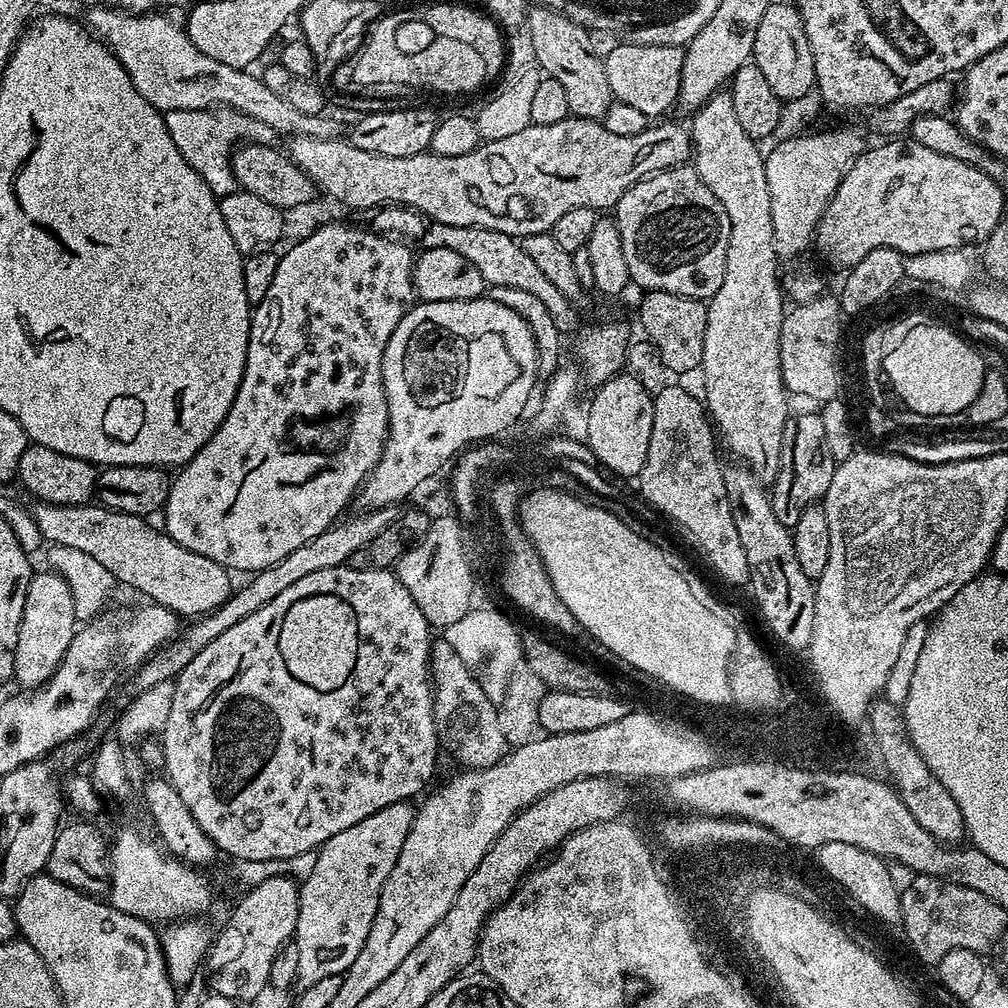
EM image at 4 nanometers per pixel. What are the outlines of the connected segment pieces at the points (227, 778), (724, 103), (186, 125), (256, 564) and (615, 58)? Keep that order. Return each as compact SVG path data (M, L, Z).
M341 566L330 570L317 570L315 574L306 574L306 578L301 578L299 582L294 582L294 586L282 590L282 594L278 594L278 598L274 598L274 602L266 602L266 606L262 606L262 610L254 610L254 614L250 614L250 618L242 618L242 622L230 626L230 630L226 630L220 637L214 638L214 642L210 642L210 646L206 646L206 650L202 650L202 654L194 654L192 661L178 673L174 681L174 703L170 709L166 726L158 737L158 743L164 755L163 775L174 791L178 792L182 802L186 804L190 814L193 815L193 820L198 822L198 826L209 836L217 849L223 855L225 852L233 861L240 859L292 859L295 855L315 852L320 845L330 838L334 838L334 834L342 834L342 830L350 830L350 826L362 822L362 818L370 818L370 814L374 814L391 804L411 801L413 799L411 796L418 795L431 782L432 775L436 772L436 747L438 748L436 715L432 701L432 669L430 667L433 643L434 629L432 625L424 617L422 610L418 610L418 602L414 602L414 598L410 598L410 590L406 590L406 586L402 586L395 571L356 570L349 566Z
M731 91L715 92L694 113L691 120L694 167L702 182L710 186L710 194L714 194L718 202L722 202L726 218L730 218L730 242L726 246L726 270L722 286L707 301L702 400L723 443L725 440L729 450L736 455L733 457L752 471L761 484L771 486L776 481L780 465L782 430L790 415L790 396L784 387L780 369L780 327L786 311L786 296L782 291L781 273L776 273L778 257L774 250L774 218L770 214L770 186L766 186L765 153L761 145L752 140L746 130L742 130L742 125L734 114Z
M228 107L174 109L164 113L164 121L182 158L186 158L186 162L198 170L198 178L202 178L202 182L206 182L206 186L210 186L218 198L237 191L238 185L232 173L232 153L237 141L272 144L274 140L274 131L269 125Z
M324 224L314 229L305 240L298 241L285 256L277 259L270 290L266 290L266 298L262 298L262 302L252 309L246 366L238 394L234 394L234 402L210 442L206 442L206 446L202 446L202 450L198 450L198 454L194 454L194 458L190 458L190 462L175 473L168 485L168 500L162 509L162 528L170 538L174 538L174 542L186 546L186 550L194 550L194 554L202 554L202 558L218 562L233 573L255 574L263 568L274 566L274 562L282 562L286 554L298 550L298 546L310 542L310 538L318 538L318 534L345 515L344 507L357 499L368 475L374 466L378 466L384 453L384 441L388 439L388 403L382 382L382 358L386 342L390 342L390 334L394 334L394 326L398 326L414 303L413 267L414 252L409 245L402 243L399 238L392 237L391 240L388 236L355 228L352 224Z
M621 42L604 56L604 73L606 82L610 82L610 90L616 100L626 102L626 106L634 106L642 110L650 118L660 118L663 112L677 107L682 82L682 62L684 48L674 46L642 46Z

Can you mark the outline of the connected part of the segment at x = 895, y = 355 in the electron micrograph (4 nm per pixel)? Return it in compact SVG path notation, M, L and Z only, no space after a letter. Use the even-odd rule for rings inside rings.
M951 327L918 328L903 333L884 358L887 383L896 396L920 416L947 418L965 412L984 391L985 362L975 347L967 344Z

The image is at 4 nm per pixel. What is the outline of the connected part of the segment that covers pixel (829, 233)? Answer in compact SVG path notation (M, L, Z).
M892 138L887 142L880 143L884 144L878 145L877 148L869 147L859 158L852 161L850 170L842 178L834 198L826 206L826 210L818 222L814 237L814 248L817 248L834 267L847 270L853 268L858 262L862 262L862 258L866 258L866 254L870 254L870 250L878 250L879 248L898 250L907 258L918 254L926 254L927 252L944 253L953 250L964 250L967 249L967 244L983 245L984 240L994 230L994 226L998 226L998 222L1006 214L1006 208L1004 208L1006 195L998 181L986 175L983 170L974 164L959 161L958 158L946 157L945 154L938 154L937 151L930 150L929 147L922 146L911 138Z

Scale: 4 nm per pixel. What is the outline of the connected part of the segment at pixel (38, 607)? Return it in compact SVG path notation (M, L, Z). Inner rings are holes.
M53 570L37 571L30 582L30 590L26 590L26 606L22 610L22 626L18 626L18 650L14 650L14 680L24 690L41 688L58 670L66 650L70 650L70 642L78 631L78 621L74 612L74 598L70 587L63 578Z

